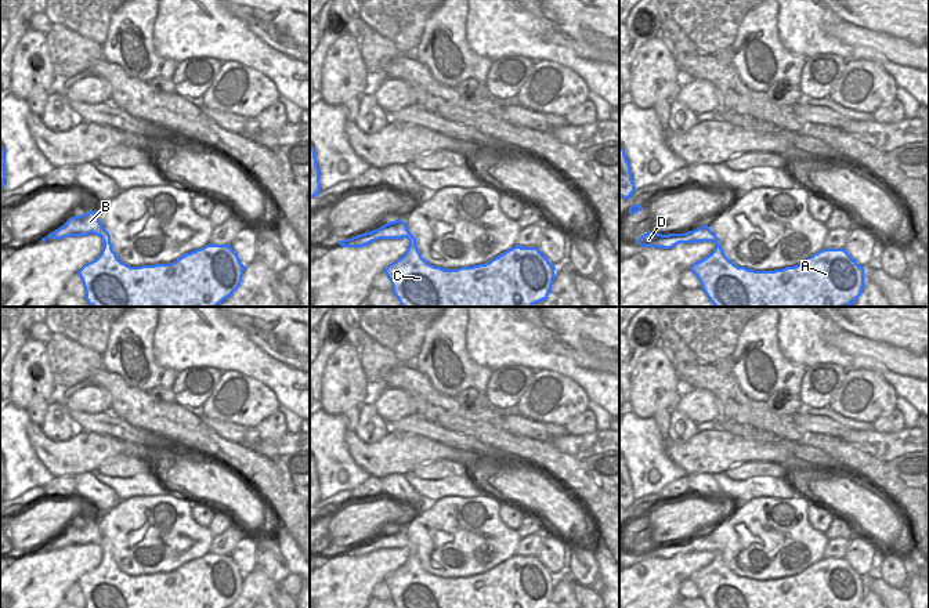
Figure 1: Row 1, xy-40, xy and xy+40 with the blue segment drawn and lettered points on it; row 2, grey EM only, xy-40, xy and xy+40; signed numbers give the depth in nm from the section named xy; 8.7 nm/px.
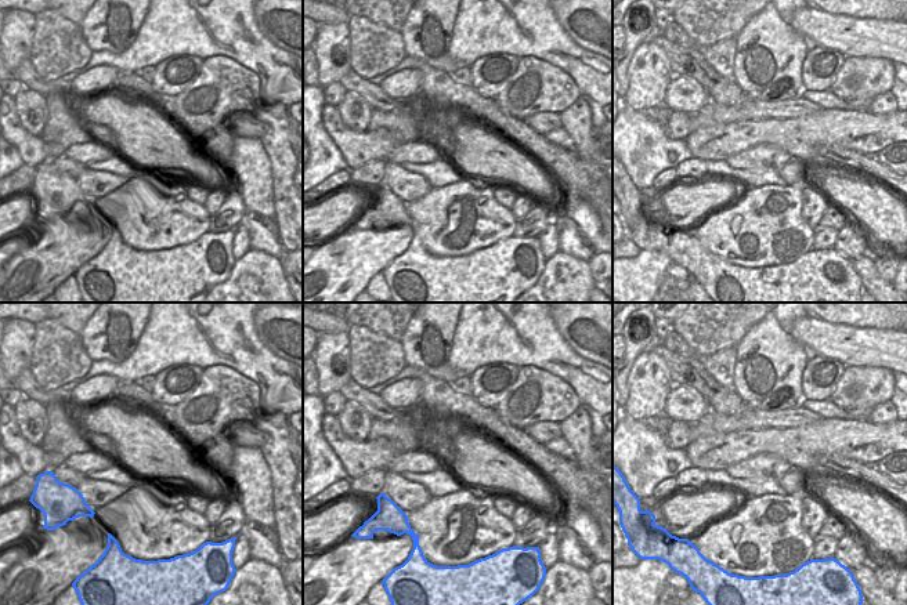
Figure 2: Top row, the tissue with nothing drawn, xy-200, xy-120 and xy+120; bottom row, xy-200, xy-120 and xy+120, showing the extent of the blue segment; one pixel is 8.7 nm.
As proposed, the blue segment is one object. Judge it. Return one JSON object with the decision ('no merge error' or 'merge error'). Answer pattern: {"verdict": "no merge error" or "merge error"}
{"verdict": "no merge error"}

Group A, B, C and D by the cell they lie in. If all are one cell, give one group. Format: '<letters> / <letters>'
A B C D

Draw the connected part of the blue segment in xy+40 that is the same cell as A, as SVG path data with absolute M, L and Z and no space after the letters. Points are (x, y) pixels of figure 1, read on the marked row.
M706 224L684 234L637 238L644 247L712 242L715 249L690 271L715 307L849 307L863 293L864 268L846 249L823 249L794 267L755 271L730 261Z

